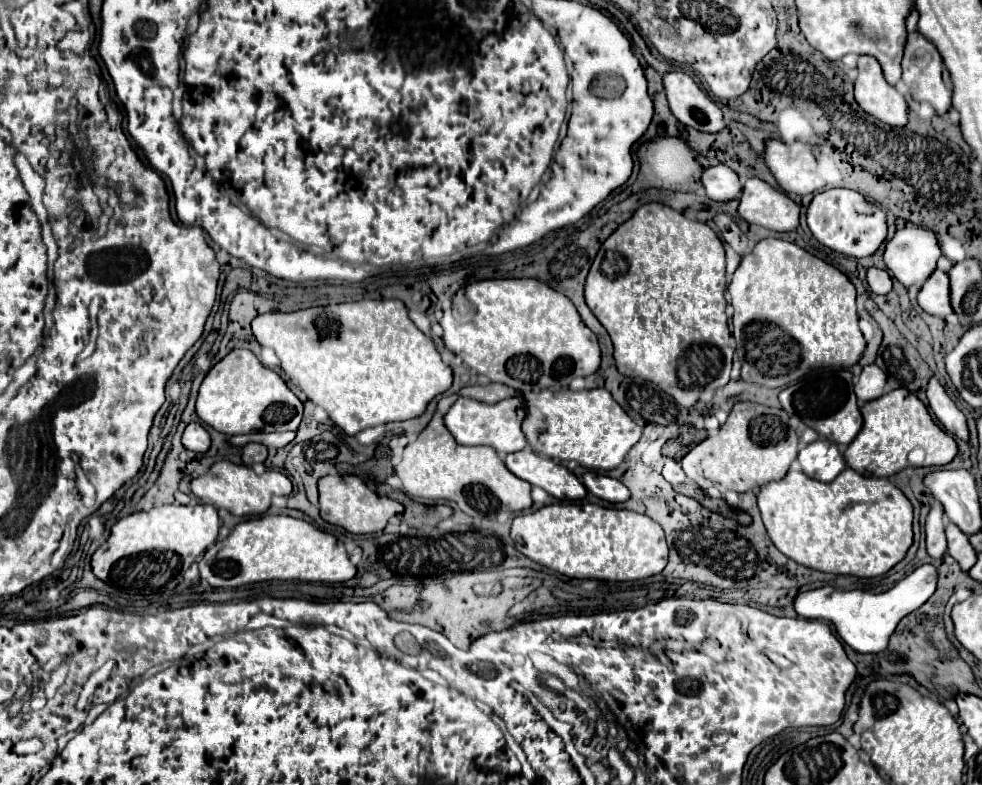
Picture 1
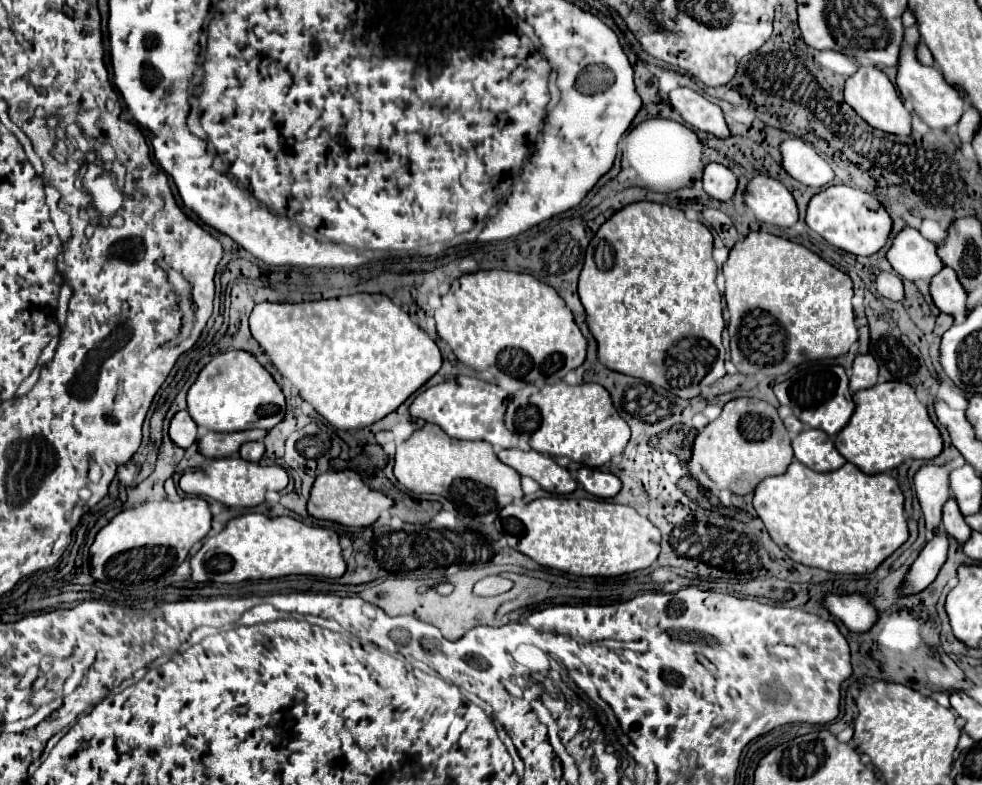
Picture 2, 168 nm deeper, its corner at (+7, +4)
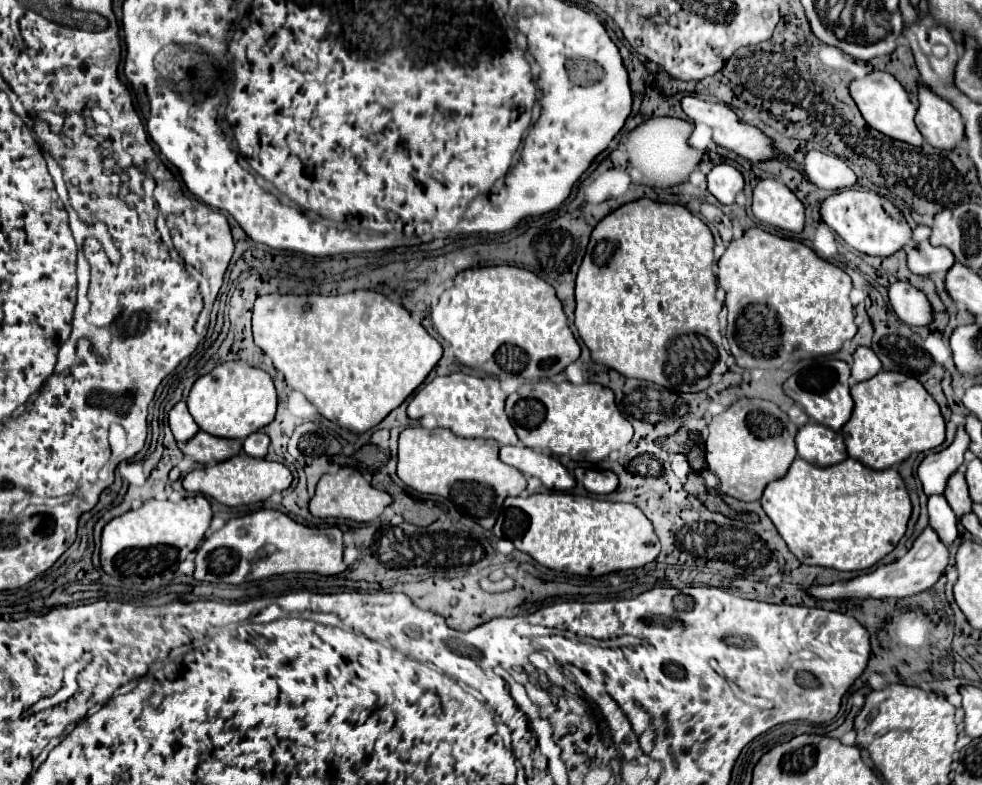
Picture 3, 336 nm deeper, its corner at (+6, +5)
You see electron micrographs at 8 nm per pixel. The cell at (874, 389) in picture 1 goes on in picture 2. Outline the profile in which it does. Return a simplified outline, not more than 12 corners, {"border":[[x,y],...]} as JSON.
{"border":[[857,356],[849,378],[851,392],[877,384],[877,362]]}

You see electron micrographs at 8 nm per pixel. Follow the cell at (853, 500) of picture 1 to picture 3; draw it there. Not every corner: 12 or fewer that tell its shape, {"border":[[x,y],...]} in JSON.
{"border":[[796,459],[760,501],[802,563],[864,571],[912,513],[898,469]]}

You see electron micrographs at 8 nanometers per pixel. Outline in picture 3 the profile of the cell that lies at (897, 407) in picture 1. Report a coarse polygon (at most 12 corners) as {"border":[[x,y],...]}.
{"border":[[880,371],[850,387],[848,455],[898,467],[944,443],[924,385]]}

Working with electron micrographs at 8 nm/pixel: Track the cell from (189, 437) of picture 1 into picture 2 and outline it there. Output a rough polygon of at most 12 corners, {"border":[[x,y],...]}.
{"border":[[187,410],[175,414],[169,436],[179,448],[197,440],[197,424]]}

